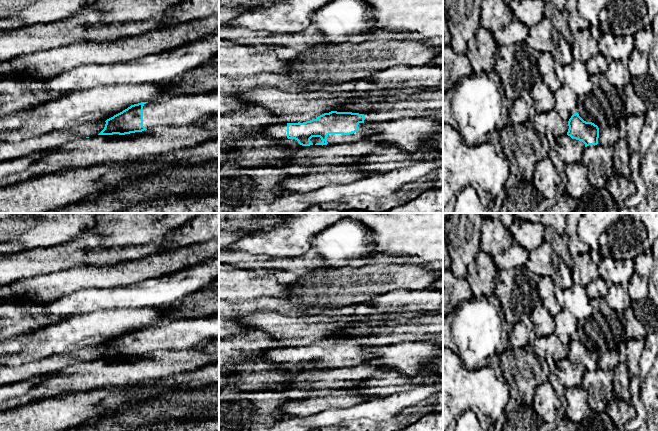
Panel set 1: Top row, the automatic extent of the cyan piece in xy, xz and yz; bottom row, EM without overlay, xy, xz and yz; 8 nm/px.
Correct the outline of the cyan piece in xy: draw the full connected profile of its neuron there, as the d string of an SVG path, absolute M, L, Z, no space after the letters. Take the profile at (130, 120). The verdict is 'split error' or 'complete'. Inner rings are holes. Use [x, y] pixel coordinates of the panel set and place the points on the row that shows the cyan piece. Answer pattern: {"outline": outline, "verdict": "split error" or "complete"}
{"outline": "M219 90L179 94L161 101L131 105L107 119L98 135L125 135L157 126L183 126L219 115Z", "verdict": "split error"}

